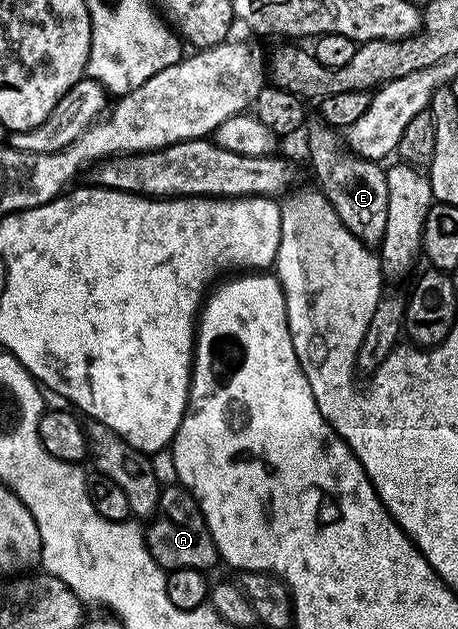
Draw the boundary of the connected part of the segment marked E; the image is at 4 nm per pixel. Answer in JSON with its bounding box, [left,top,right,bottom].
[308,121,387,249]

